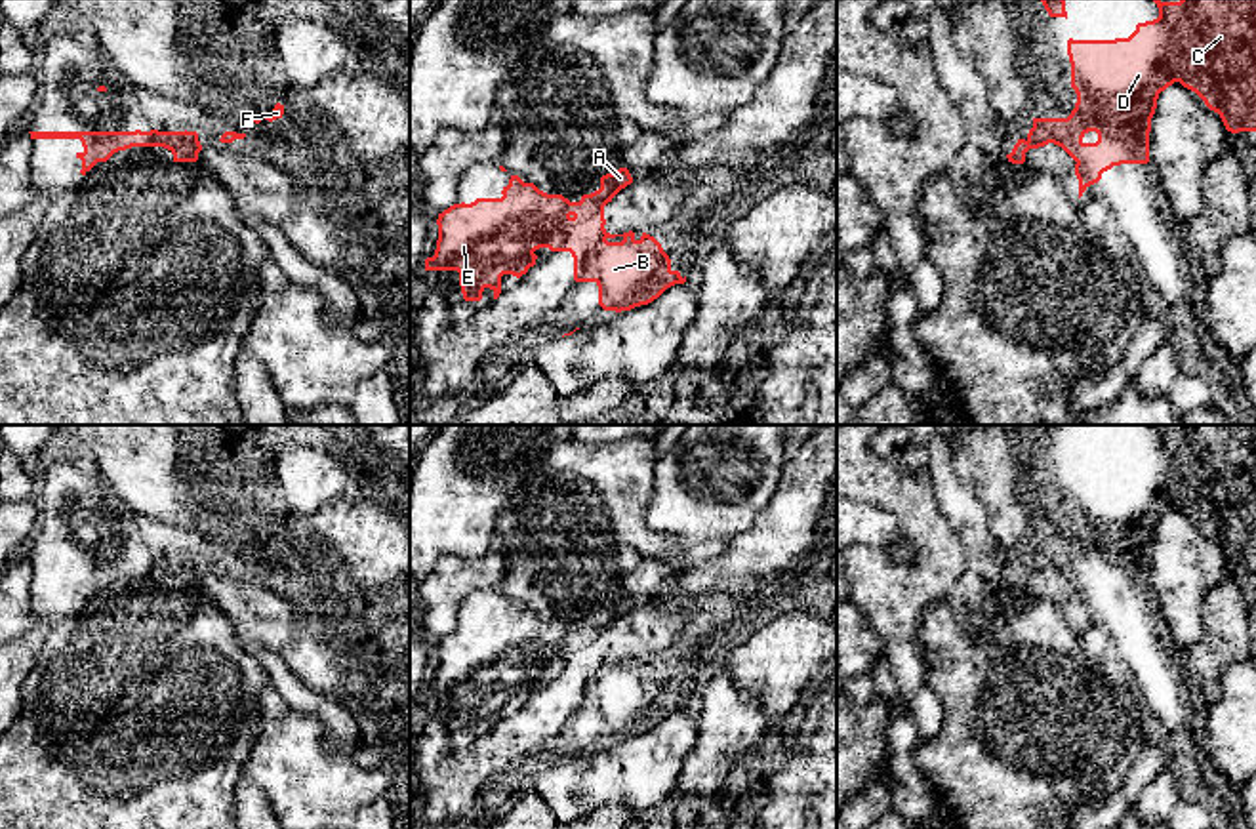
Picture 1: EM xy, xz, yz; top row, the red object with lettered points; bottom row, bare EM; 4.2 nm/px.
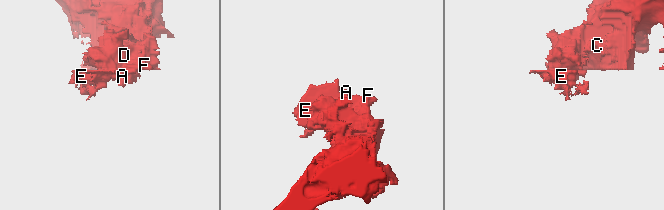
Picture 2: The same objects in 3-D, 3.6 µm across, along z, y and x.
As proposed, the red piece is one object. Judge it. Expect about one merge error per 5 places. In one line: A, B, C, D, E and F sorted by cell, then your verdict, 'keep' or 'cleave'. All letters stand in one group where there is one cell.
A B C D E F; keep

